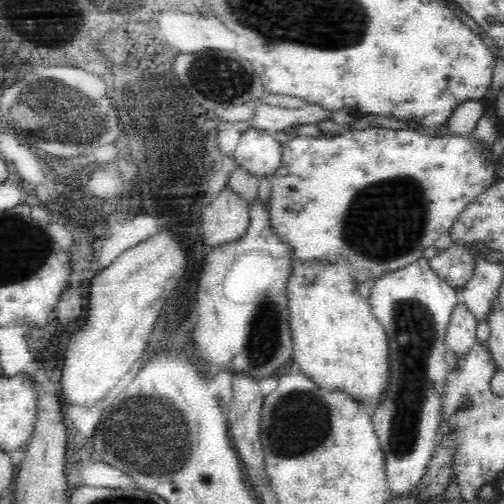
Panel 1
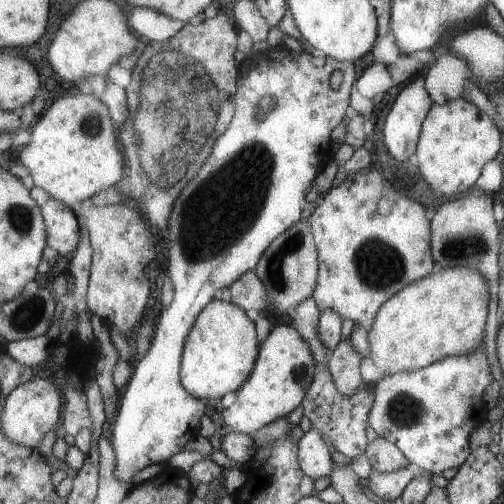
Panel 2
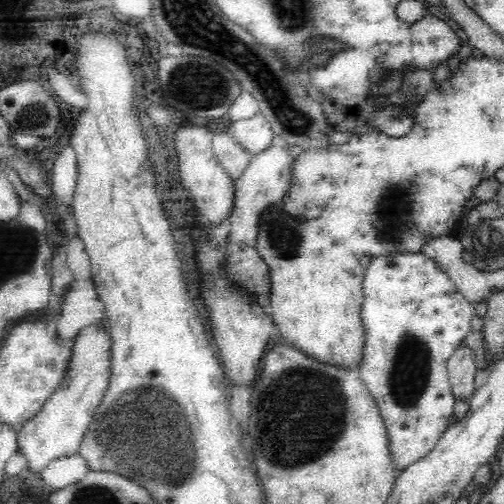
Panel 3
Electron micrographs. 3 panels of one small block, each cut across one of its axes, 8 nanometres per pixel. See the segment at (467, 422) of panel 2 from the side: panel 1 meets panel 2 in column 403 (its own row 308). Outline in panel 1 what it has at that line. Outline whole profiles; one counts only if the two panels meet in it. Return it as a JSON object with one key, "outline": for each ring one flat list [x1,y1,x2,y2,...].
{"outline":[[420,258,402,270,382,274,374,280,368,302,388,336,388,384,374,406,372,422,386,456,390,496,402,496,422,482,438,448,440,418,444,414,446,382,450,368,446,360,448,324,462,302,460,292,446,284,430,266,428,258]]}

